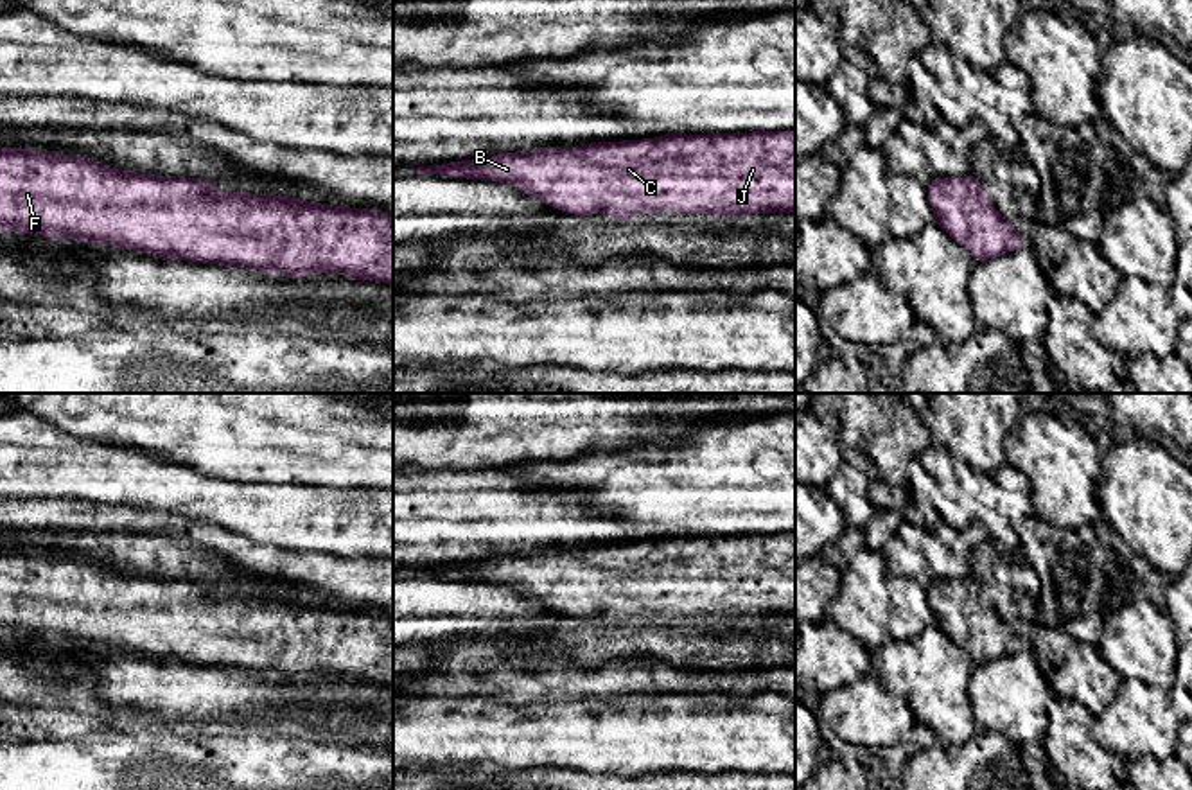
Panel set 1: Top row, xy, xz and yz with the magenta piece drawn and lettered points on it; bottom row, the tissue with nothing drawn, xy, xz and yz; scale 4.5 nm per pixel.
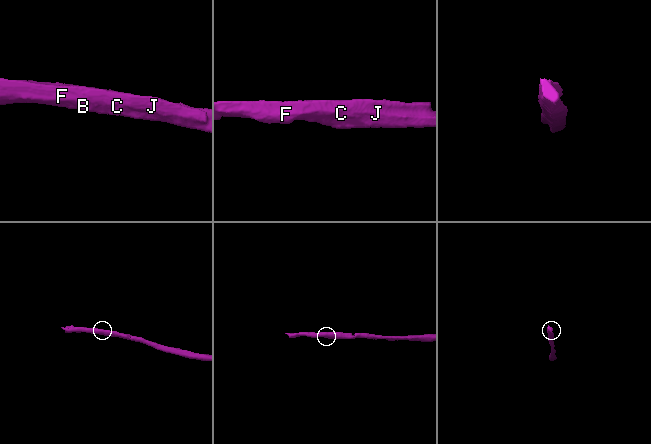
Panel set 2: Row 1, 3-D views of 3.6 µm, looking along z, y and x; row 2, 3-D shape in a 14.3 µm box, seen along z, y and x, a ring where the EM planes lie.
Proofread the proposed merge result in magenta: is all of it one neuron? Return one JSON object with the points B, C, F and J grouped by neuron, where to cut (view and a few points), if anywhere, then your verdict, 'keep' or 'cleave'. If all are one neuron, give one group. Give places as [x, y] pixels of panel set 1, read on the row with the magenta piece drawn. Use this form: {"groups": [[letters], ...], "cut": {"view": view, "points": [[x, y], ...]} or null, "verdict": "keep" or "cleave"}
{"groups": [["B", "C", "F", "J"]], "cut": null, "verdict": "keep"}

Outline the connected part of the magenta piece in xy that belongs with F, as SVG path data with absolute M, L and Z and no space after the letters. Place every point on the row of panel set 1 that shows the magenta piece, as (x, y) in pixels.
M0 149L0 230L93 241L158 259L246 266L291 278L339 273L393 285L393 217L289 196L221 192L212 181L136 174L74 154Z

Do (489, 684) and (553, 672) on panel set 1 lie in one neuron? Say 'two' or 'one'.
one

